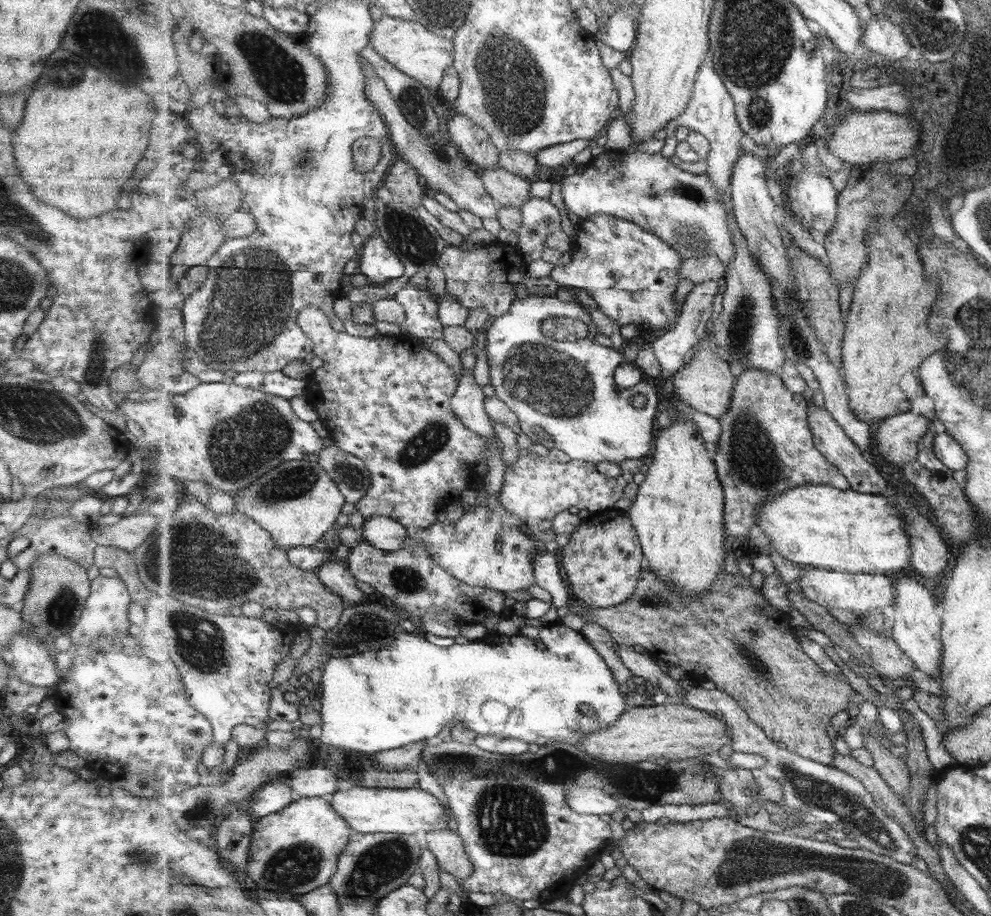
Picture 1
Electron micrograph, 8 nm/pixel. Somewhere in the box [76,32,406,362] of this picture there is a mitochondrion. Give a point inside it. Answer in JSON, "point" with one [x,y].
{"point":[131,66]}

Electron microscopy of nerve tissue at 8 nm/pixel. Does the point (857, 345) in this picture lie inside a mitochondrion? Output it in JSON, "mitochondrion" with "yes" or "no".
{"mitochondrion":"no"}

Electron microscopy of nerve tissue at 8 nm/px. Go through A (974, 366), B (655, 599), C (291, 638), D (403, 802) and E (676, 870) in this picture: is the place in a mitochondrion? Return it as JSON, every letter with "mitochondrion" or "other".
{"A":"mitochondrion","B":"mitochondrion","C":"other","D":"other","E":"other"}

